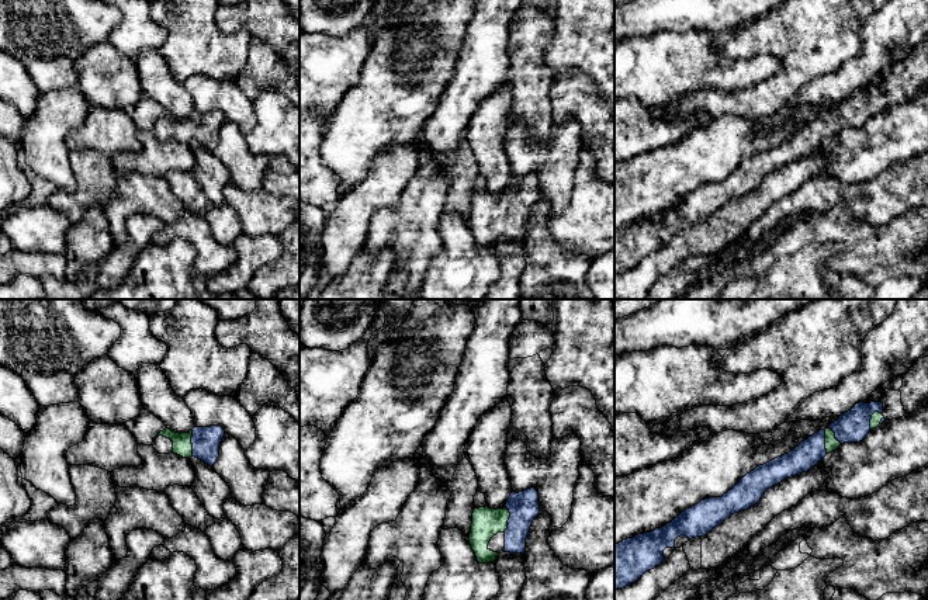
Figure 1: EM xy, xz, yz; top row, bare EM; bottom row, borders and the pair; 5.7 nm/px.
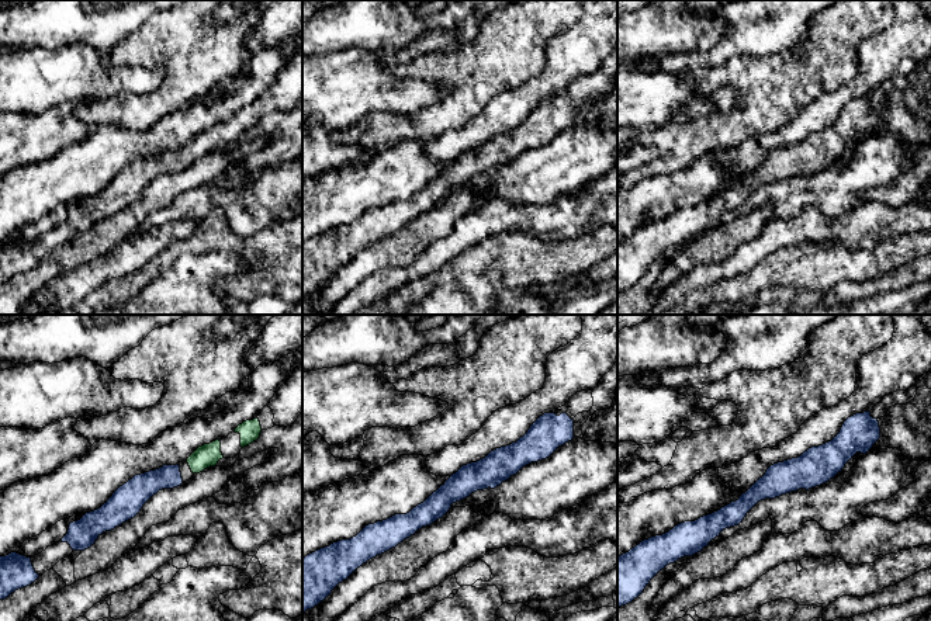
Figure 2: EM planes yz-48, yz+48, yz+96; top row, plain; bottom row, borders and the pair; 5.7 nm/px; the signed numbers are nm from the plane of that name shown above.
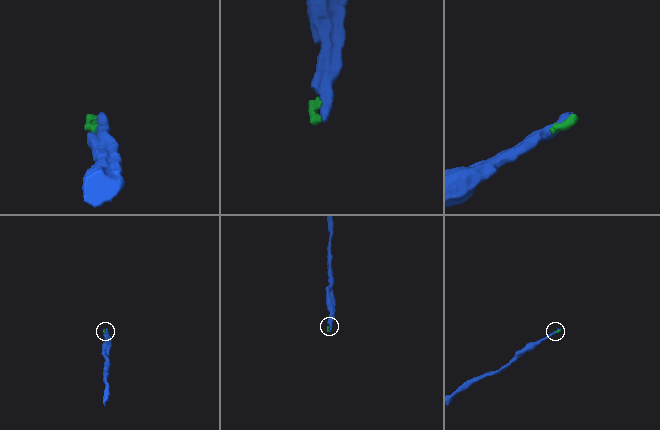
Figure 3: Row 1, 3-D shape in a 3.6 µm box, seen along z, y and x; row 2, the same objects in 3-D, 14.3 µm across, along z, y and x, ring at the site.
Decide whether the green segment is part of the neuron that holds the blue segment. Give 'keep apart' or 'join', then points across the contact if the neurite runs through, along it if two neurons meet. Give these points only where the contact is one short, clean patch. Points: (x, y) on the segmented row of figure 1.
join | across yz (809, 453), (824, 440), (831, 443)

